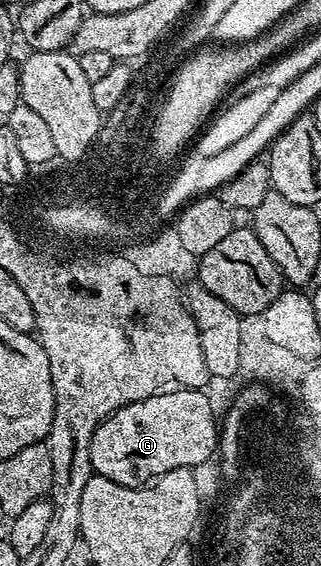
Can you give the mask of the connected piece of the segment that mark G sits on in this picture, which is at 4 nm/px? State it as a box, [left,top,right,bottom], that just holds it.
[91,389,219,487]

